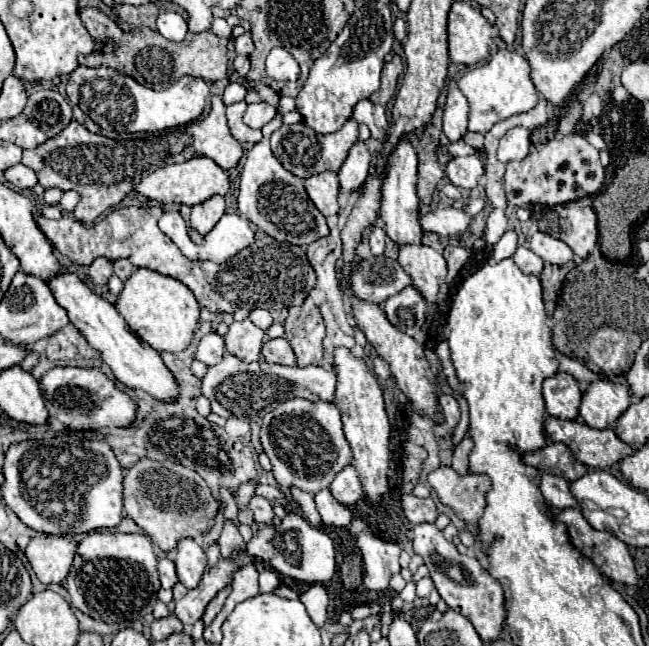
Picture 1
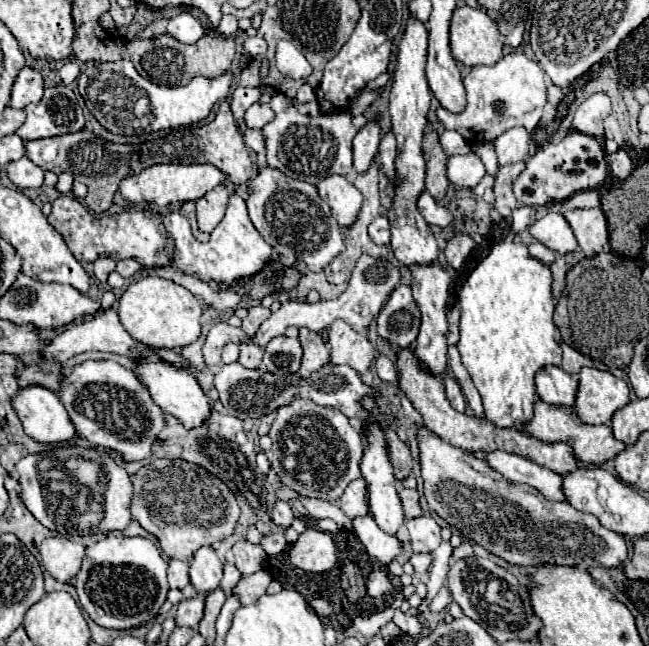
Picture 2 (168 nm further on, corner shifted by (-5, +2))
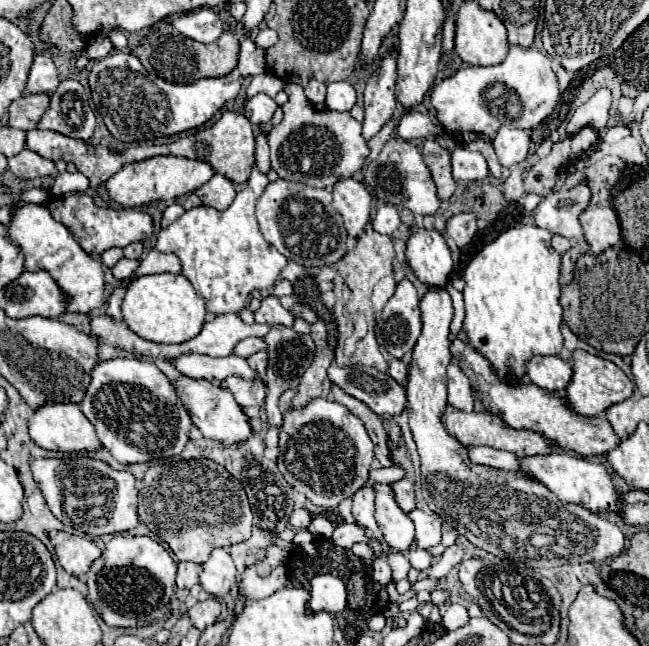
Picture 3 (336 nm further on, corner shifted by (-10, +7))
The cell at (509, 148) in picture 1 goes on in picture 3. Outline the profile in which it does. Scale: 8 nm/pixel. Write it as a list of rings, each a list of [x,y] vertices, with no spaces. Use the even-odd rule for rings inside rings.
[[[502,126],[492,140],[496,156],[504,168],[510,168],[516,162],[522,162],[528,156],[530,148],[530,134],[522,128],[508,128]]]

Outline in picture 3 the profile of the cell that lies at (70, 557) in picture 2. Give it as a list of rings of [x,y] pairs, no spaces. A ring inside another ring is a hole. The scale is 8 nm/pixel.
[[[58,532],[52,540],[58,564],[72,576],[82,576],[90,570],[90,564],[100,558],[100,546],[90,540],[68,532]]]

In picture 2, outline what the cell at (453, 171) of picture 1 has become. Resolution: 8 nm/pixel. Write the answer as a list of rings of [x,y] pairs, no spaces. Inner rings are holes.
[[[451,155],[447,161],[447,177],[451,183],[459,187],[477,187],[477,183],[485,175],[485,165],[483,161],[475,155]]]

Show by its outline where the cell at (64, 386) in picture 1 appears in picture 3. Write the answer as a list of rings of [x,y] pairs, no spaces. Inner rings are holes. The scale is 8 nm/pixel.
[[[112,358],[98,362],[92,368],[92,378],[86,396],[80,402],[80,410],[94,424],[102,446],[108,448],[120,464],[170,458],[184,450],[188,442],[188,430],[192,428],[192,420],[178,400],[172,382],[152,362],[144,362],[140,358]]]

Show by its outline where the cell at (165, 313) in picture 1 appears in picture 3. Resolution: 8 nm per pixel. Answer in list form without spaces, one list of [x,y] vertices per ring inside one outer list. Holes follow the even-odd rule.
[[[152,274],[136,278],[122,300],[126,326],[140,338],[162,344],[180,344],[194,338],[204,324],[206,302],[182,274]]]

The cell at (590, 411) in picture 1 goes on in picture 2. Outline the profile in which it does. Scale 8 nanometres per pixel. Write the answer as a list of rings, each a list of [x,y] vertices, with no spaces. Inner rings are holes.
[[[583,367],[579,371],[579,389],[575,411],[583,423],[609,425],[611,415],[629,403],[629,385],[609,371]]]

